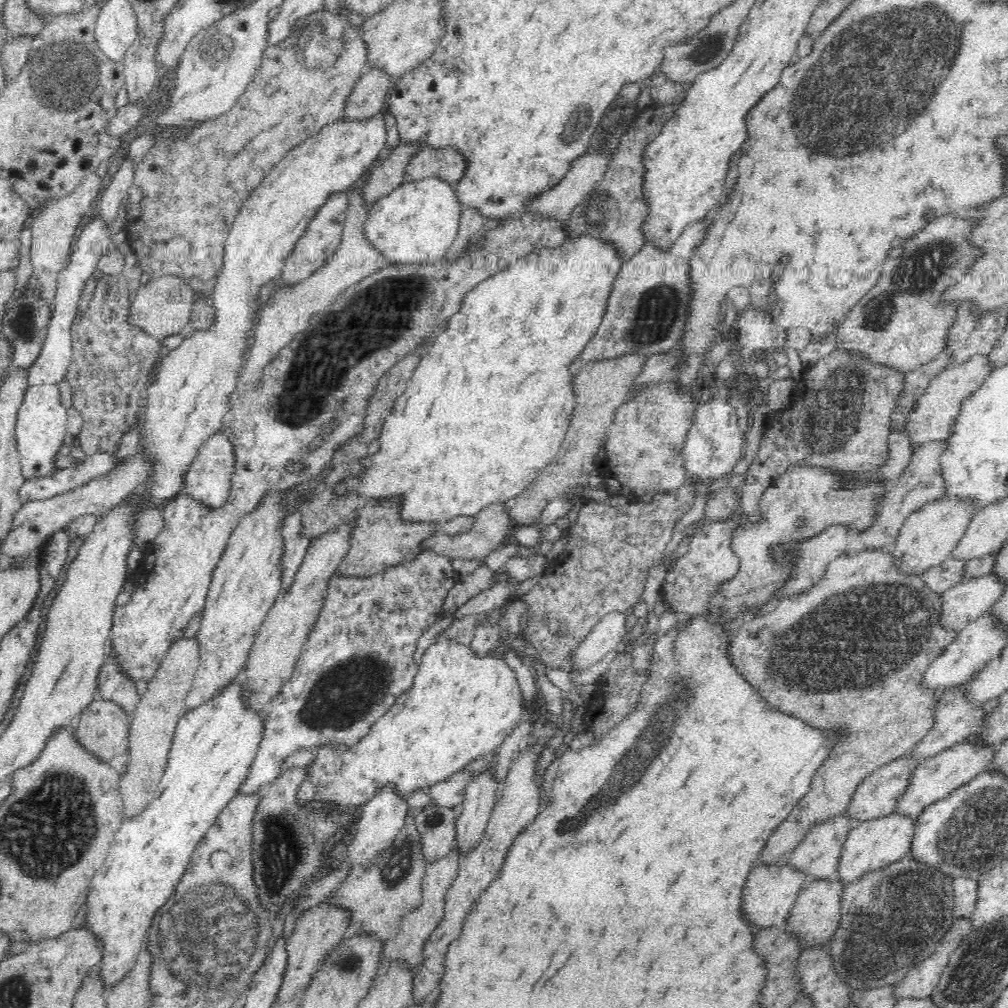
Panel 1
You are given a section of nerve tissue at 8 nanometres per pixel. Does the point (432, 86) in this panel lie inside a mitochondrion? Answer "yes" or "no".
no

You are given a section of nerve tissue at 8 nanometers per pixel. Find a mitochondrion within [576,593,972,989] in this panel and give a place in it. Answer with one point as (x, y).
(891, 927)

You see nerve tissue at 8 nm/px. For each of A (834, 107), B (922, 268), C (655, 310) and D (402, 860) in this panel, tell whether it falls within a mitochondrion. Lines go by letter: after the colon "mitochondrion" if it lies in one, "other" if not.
A: mitochondrion
B: mitochondrion
C: mitochondrion
D: mitochondrion

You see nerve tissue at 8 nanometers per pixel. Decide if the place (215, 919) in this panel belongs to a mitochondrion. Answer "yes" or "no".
yes

